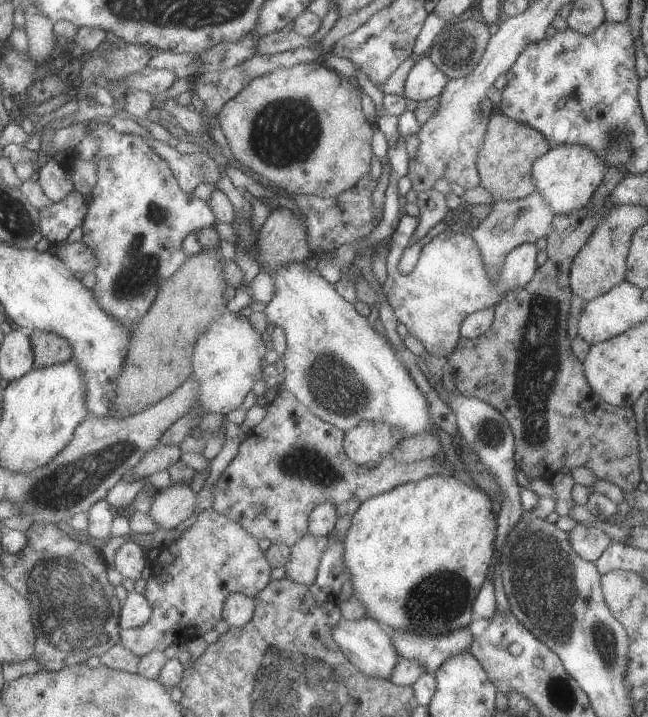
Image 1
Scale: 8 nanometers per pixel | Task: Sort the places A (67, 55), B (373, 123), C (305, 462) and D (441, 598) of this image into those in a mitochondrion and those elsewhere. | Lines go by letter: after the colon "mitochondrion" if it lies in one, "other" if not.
A: other
B: other
C: mitochondrion
D: mitochondrion

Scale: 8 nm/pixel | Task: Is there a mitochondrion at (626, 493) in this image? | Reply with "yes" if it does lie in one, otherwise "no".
no

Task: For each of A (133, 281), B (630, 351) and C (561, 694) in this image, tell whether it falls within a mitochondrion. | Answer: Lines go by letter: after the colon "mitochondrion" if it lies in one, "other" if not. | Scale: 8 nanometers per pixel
A: mitochondrion
B: other
C: mitochondrion

